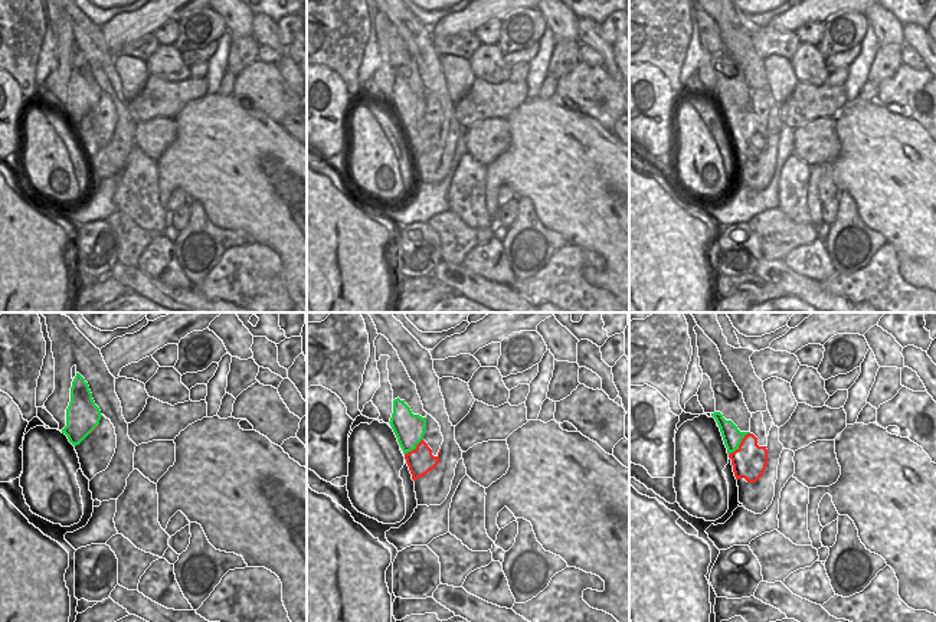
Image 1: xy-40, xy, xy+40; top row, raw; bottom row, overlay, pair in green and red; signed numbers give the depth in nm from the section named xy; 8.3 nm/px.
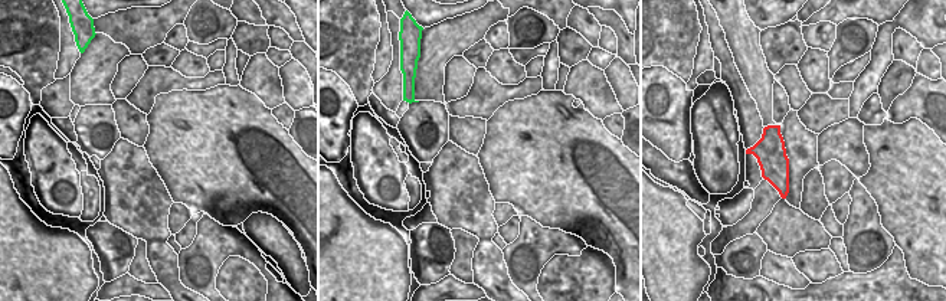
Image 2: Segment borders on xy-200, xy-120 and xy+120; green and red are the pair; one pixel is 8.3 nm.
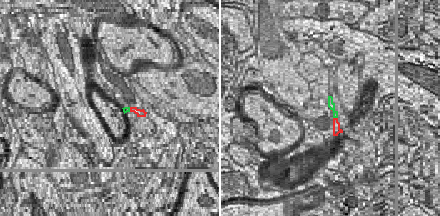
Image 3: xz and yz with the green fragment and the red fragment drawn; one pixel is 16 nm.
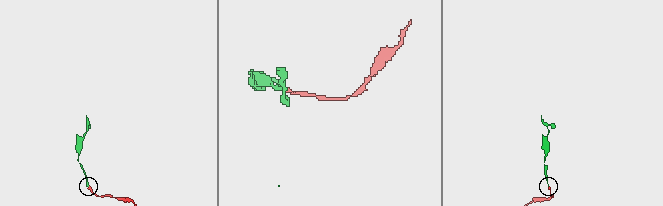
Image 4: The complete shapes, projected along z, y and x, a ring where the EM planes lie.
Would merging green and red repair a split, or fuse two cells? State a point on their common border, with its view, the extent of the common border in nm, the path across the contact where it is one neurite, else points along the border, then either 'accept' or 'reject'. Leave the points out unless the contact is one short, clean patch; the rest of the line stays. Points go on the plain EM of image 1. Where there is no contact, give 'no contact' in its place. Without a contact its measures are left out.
meets green in xy+40 at (739, 121); contact 260 nm long; runs through xy+40 (732, 114), (739, 121), (749, 138); accept

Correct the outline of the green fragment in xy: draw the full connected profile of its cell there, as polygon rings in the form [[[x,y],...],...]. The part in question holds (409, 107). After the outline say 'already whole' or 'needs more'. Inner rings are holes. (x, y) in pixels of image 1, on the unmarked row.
[[[397,75],[393,78],[393,91],[389,101],[405,131],[413,158],[436,145],[441,127],[438,132],[433,134],[432,127],[423,118],[426,95],[413,92],[405,78]]]; needs more

